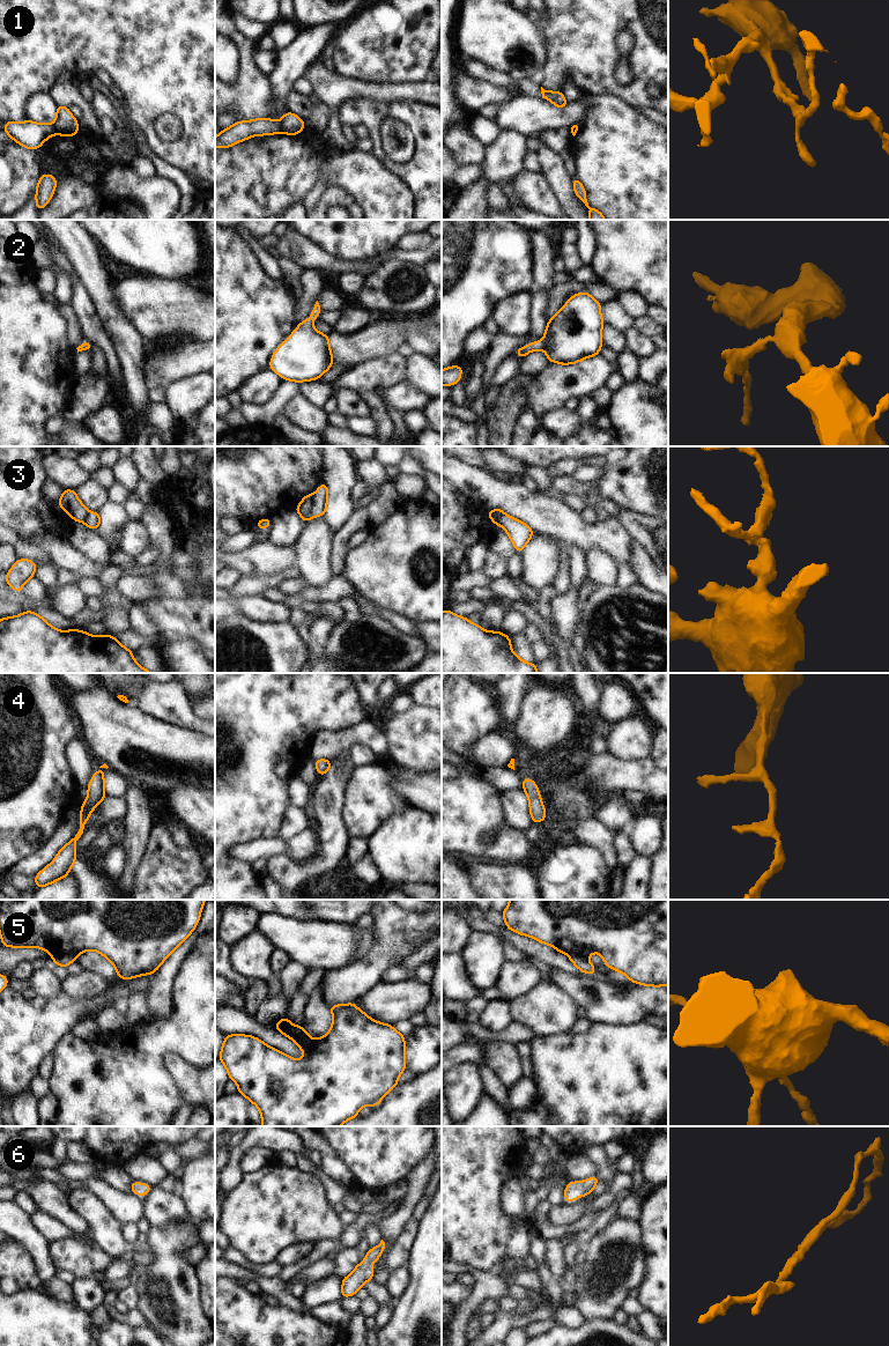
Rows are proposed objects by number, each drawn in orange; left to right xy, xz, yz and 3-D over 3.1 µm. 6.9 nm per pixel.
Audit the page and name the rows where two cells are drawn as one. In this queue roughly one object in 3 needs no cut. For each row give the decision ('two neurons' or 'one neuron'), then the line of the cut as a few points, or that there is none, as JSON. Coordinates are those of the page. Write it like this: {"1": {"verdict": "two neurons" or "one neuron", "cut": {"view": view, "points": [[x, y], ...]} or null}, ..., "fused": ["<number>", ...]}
{"1": {"verdict": "two neurons", "cut": {"view": "xz", "points": [[279, 121], [281, 131]]}}, "2": {"verdict": "one neuron", "cut": null}, "3": {"verdict": "two neurons", "cut": {"view": "xz", "points": [[313, 495], [313, 505], [305, 522]]}}, "4": {"verdict": "one neuron", "cut": null}, "5": {"verdict": "two neurons", "cut": {"view": "xy", "points": [[75, 958], [64, 954], [53, 959]]}}, "6": {"verdict": "one neuron", "cut": null}, "fused": ["1", "3", "5"]}

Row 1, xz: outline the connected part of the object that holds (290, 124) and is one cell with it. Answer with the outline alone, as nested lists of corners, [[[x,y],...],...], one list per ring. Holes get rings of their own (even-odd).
[[[288,111],[281,118],[280,123],[281,132],[289,135],[296,135],[305,128],[304,120]]]

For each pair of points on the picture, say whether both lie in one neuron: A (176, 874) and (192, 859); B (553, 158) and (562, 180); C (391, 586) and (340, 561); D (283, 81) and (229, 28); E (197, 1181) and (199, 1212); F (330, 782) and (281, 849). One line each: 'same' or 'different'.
A: same
B: same
C: different
D: different
E: same
F: different

